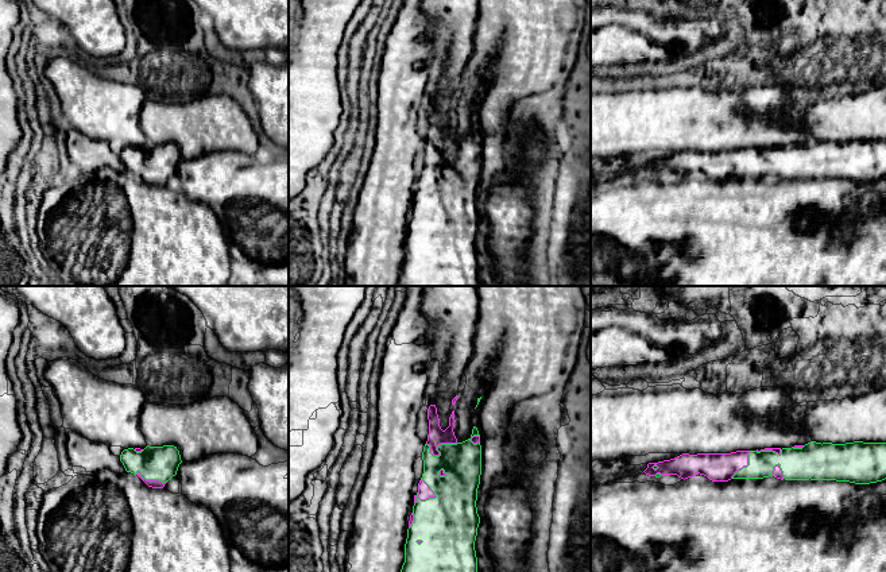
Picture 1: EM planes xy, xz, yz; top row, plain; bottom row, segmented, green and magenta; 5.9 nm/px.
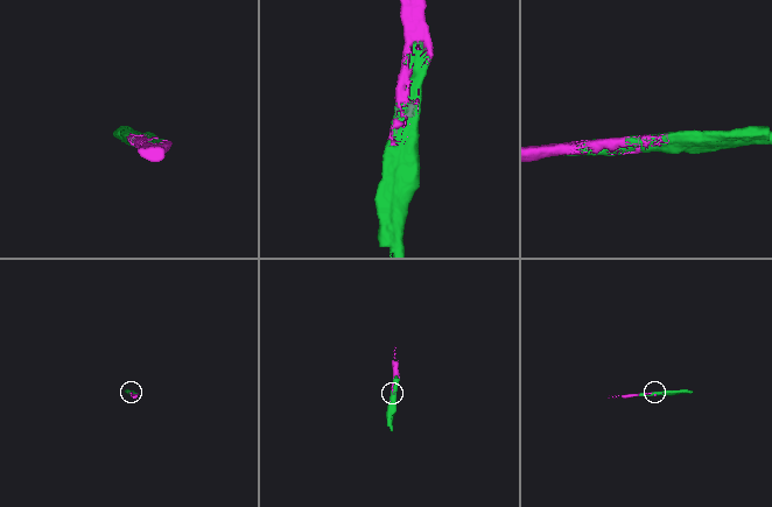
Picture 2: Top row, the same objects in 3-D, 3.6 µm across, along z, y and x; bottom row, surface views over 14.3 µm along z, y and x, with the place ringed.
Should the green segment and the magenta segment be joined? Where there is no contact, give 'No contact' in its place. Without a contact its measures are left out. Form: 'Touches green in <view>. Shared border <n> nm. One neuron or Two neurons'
Touches green in xz. Shared border 190 nm. One neuron

